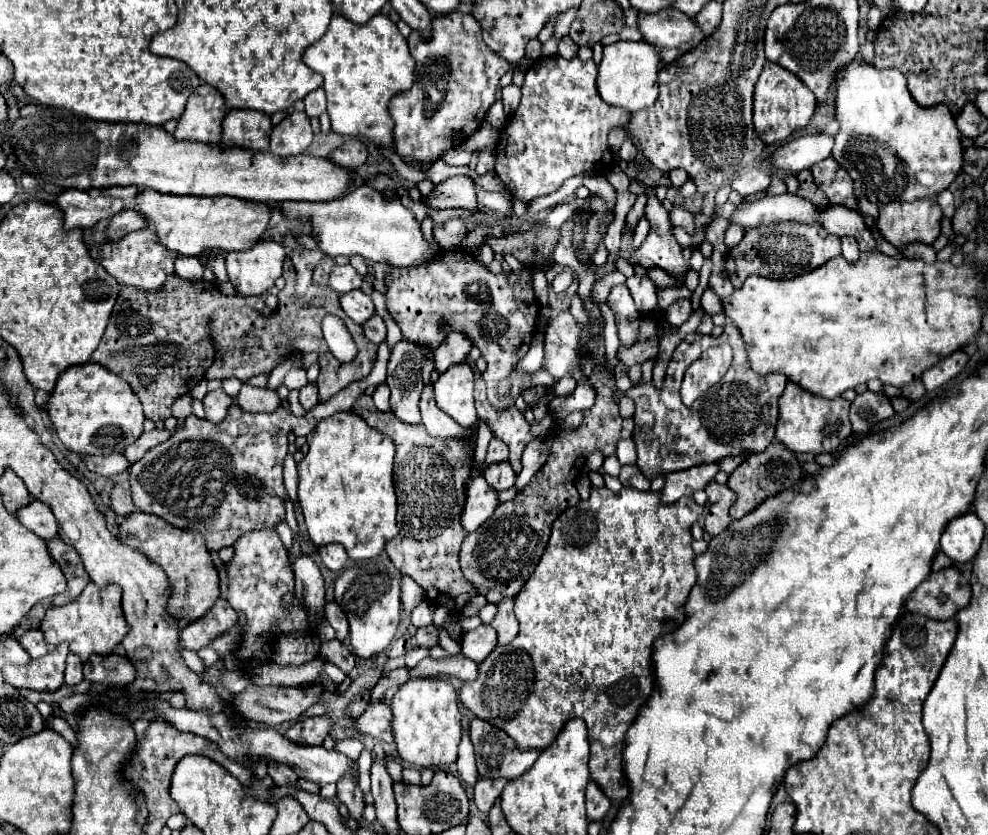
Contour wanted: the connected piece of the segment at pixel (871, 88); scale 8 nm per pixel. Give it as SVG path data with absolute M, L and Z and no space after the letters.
M861 59L851 61L847 67L841 67L835 75L835 119L839 123L839 131L835 135L835 145L831 157L841 163L841 167L851 171L851 179L865 189L871 189L875 197L883 201L909 201L917 197L935 197L943 189L947 189L957 173L963 167L963 145L961 133L957 131L955 117L949 107L921 107L911 99L907 91L905 75L897 69L877 69Z

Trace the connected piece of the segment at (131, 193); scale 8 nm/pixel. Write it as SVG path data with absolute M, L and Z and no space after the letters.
M113 187L113 189L103 189L101 195L109 195L109 197L121 197L125 201L125 207L133 203L135 195L139 193L139 189L135 187Z

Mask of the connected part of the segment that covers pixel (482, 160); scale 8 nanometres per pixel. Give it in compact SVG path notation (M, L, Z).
M485 149L479 156L478 163L475 167L475 171L482 175L486 172L494 170L495 165L495 151L493 149Z

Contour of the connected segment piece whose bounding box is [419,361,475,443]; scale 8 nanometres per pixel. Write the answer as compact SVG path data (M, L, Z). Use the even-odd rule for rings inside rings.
M425 361L423 363L423 381L425 381L425 391L421 397L421 415L423 415L423 425L431 437L457 437L457 439L469 439L473 443L475 433L471 429L461 427L459 423L453 423L449 415L445 415L435 403L433 403L433 391L429 385L429 377L433 371L433 363Z

